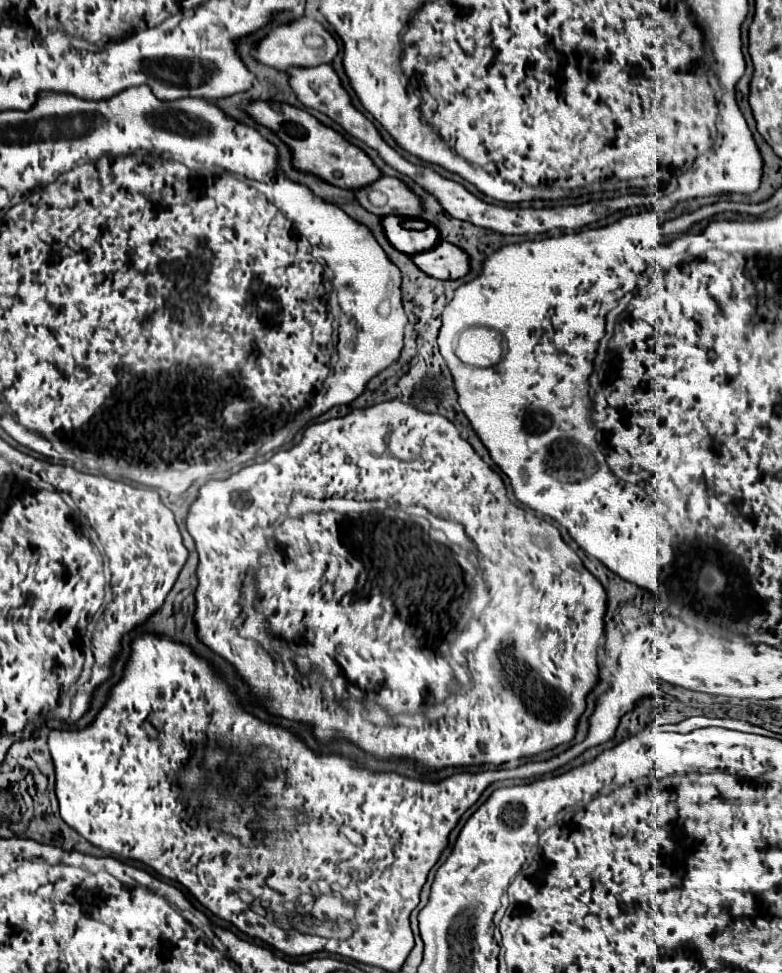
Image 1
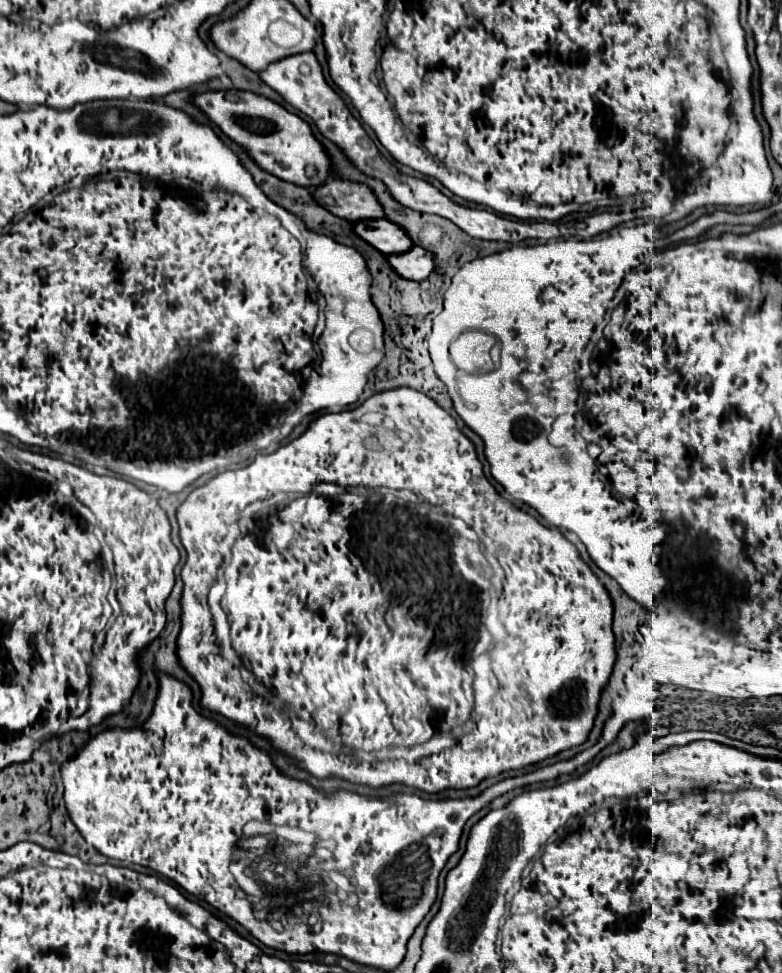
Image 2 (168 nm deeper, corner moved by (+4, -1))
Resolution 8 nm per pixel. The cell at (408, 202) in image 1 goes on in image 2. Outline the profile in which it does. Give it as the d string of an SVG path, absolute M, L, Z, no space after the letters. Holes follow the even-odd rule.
M327 181L313 191L315 201L331 211L333 215L339 215L339 219L347 219L351 223L363 221L363 219L381 219L383 209L377 203L375 195L369 187L351 183L351 181Z

